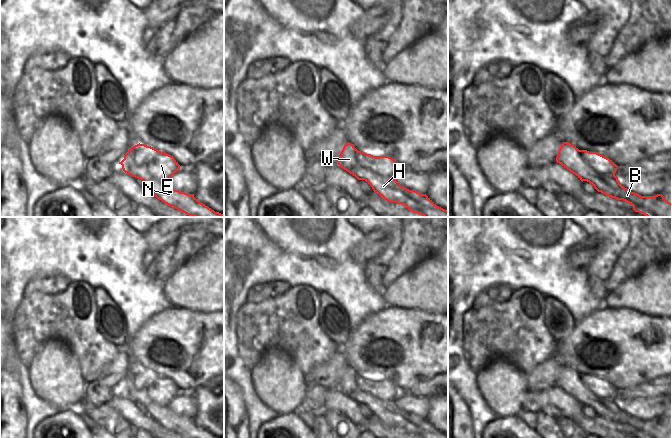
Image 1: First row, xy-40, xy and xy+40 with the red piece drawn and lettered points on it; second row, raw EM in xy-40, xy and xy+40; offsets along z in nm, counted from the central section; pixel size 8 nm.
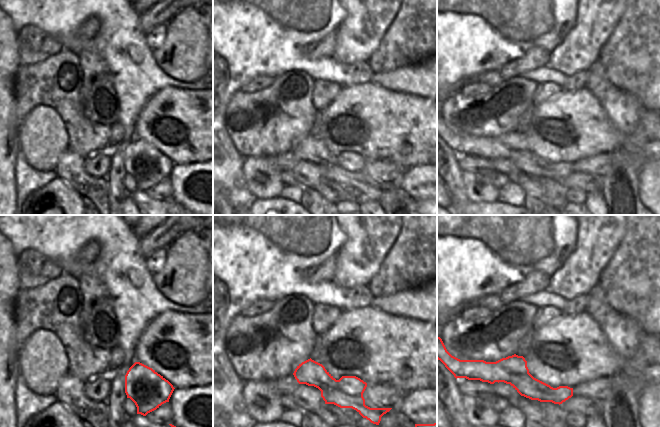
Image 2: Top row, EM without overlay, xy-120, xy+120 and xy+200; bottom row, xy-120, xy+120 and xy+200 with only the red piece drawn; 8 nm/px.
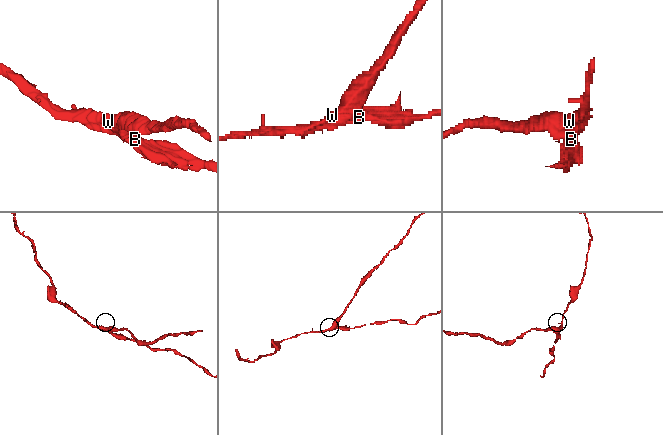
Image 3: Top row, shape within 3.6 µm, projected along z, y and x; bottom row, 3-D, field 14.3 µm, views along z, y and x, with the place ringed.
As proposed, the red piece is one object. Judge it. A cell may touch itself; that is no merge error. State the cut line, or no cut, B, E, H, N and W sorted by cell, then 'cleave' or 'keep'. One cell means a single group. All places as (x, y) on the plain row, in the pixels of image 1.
xy-40 (130, 372), (139, 389), (167, 406) | B H N W / E | cleave

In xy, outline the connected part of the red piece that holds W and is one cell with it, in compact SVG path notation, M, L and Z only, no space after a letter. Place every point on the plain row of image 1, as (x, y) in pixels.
M349 366L344 369L340 377L338 389L358 404L365 404L373 415L385 424L403 428L411 436L448 438L447 434L437 430L426 418L401 410L394 400L381 400L369 392L361 390L358 385L358 374Z

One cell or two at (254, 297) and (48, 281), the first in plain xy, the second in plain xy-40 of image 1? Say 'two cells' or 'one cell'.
one cell

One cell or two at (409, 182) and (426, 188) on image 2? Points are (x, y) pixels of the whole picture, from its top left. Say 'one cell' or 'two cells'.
one cell

